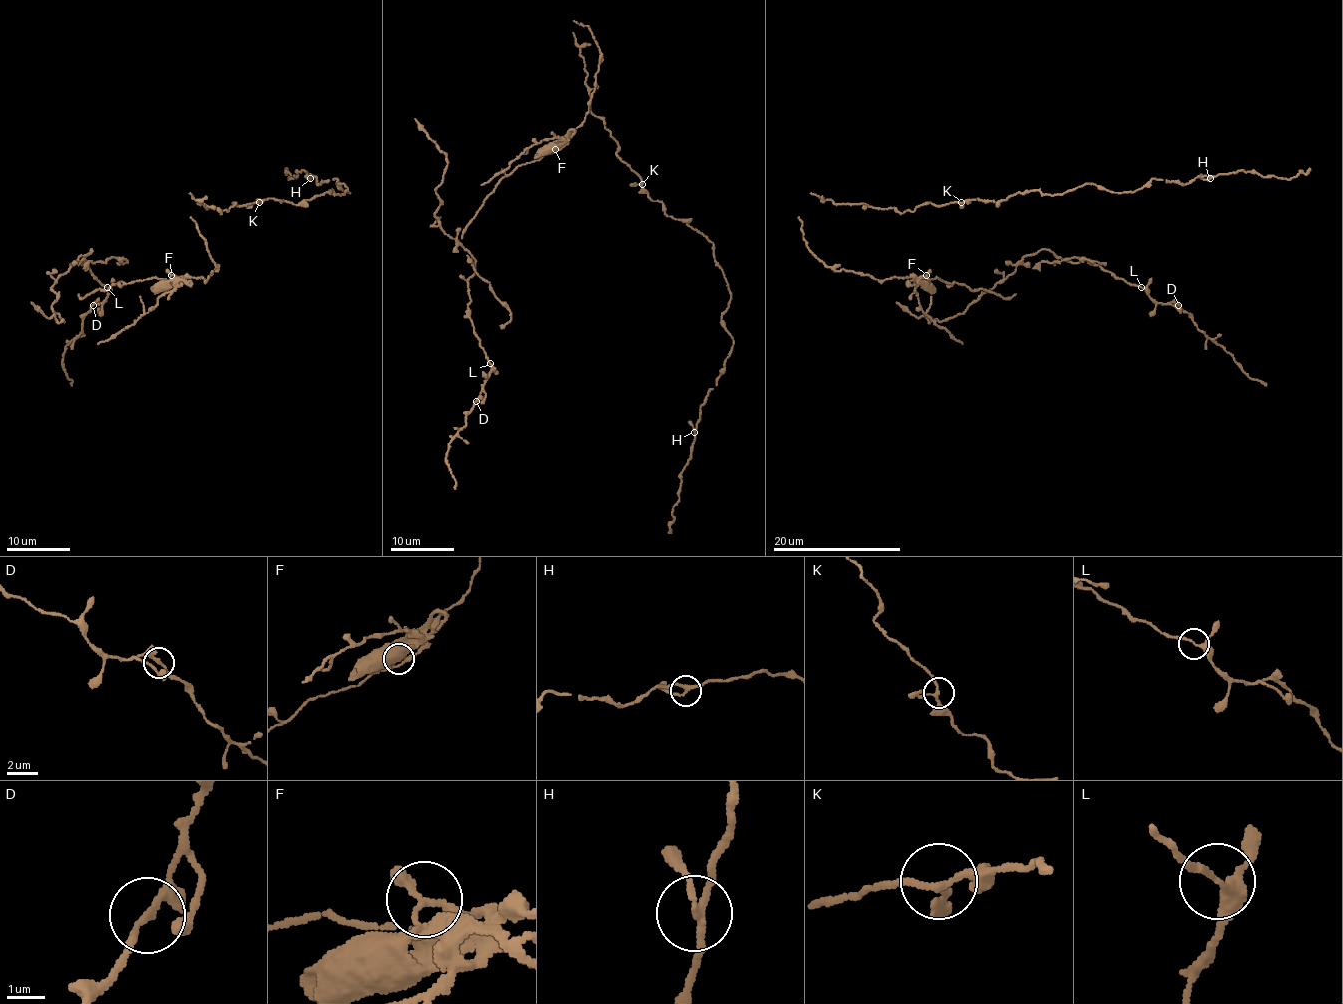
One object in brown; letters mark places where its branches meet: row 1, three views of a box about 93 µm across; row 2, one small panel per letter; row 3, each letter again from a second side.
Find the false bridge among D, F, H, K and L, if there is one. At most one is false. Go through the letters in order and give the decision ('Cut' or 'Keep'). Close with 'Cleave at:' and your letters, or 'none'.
D: Keep
F: Cut
H: Keep
K: Keep
L: Keep
Cleave at: F

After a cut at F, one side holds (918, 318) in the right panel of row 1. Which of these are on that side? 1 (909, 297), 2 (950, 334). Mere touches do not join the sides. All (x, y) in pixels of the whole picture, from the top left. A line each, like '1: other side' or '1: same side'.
1: other side
2: other side

